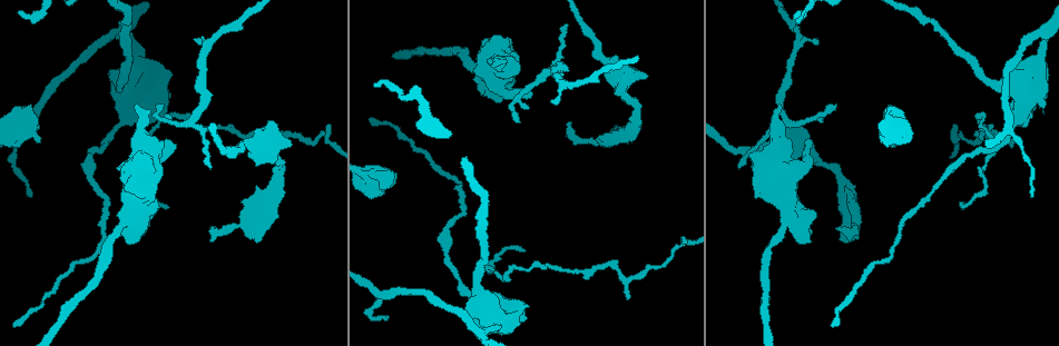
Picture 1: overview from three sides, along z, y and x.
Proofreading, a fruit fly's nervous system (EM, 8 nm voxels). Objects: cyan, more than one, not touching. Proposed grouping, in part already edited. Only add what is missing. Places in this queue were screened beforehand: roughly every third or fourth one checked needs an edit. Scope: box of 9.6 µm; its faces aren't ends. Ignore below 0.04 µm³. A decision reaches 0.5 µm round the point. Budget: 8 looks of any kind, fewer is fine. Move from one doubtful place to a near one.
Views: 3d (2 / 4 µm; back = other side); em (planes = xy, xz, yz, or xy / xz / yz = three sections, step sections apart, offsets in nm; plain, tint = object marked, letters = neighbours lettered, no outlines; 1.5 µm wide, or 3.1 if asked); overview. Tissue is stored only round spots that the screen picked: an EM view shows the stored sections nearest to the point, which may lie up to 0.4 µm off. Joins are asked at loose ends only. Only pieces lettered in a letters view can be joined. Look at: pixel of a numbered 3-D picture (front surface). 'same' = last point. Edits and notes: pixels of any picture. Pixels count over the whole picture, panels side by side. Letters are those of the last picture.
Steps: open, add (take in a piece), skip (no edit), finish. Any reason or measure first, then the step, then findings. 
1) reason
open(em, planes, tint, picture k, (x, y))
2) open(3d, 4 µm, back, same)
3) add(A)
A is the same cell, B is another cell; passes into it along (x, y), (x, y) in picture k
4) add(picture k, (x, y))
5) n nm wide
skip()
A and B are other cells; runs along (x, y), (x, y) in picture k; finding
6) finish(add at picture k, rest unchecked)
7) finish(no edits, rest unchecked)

an open end
open(3d, 4 µm, picture 1, (270, 122))

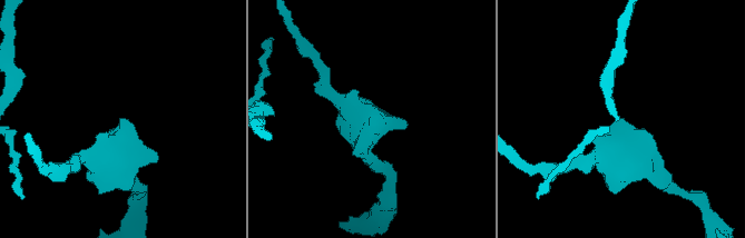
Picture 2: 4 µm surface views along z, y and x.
now the EM
open(em, xy, step 8, plain, picture 2, (119, 119))

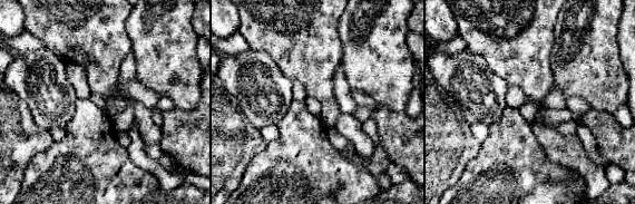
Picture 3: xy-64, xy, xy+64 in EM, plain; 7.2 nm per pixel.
open(em, xy, step 8, letters, same)

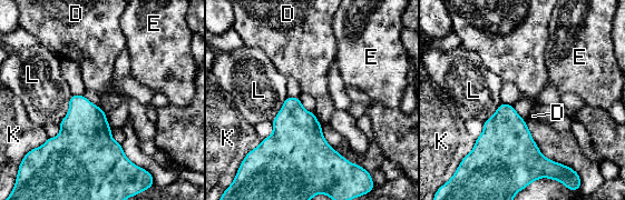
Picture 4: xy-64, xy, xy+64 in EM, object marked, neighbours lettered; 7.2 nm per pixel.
K touches over 240 nm
skip()
D, E, K and L are other cells; no lettered piece goes on from it

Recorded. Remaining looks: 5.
an open end
open(3d, 2 µm, picture 1, (569, 123))

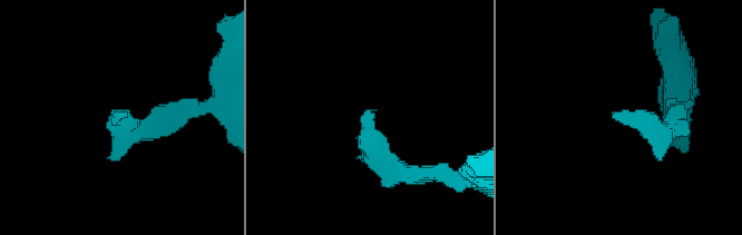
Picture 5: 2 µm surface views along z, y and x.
now the EM
open(em, planes, letters, picture 5, (614, 118))

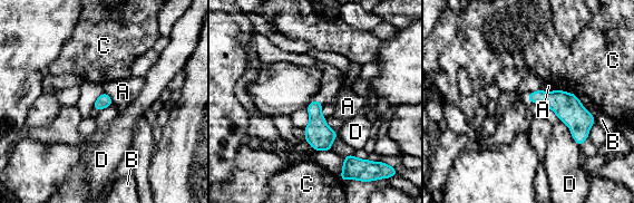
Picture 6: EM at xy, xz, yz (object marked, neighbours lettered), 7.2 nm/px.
D touches over 240 nm
skip()
A, B, C and D are other cells; no lettered piece goes on from it

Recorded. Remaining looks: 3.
tapers out
open(3d, 4 µm, picture 1, (527, 107))

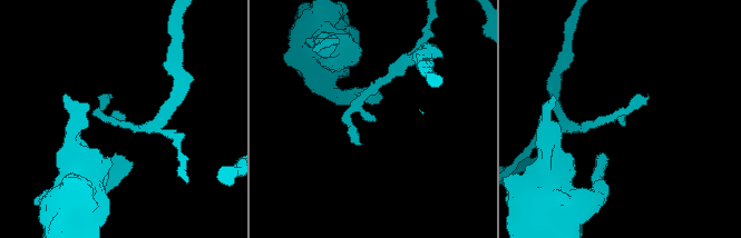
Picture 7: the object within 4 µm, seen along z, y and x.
now the EM
open(em, xy, step 4, tint, picture 7, (374, 118))

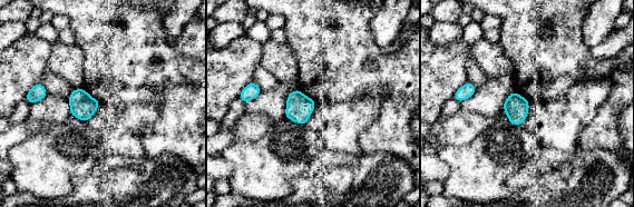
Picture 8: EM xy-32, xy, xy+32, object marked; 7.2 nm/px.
open(em, planes, letters, same)

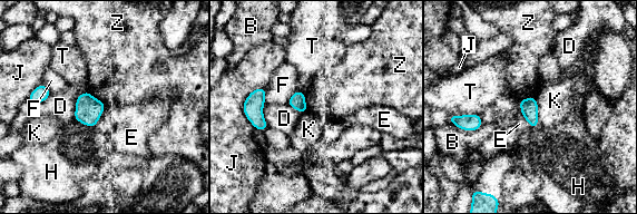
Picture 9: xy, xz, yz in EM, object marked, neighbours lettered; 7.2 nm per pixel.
100 nm wide
skip()
B, D, E, F, H, J, K, T and Z are other cells; border along (106, 106), (94, 126) in picture 9; none of them fits

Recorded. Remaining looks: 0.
finish(no edits, rest unchecked)

